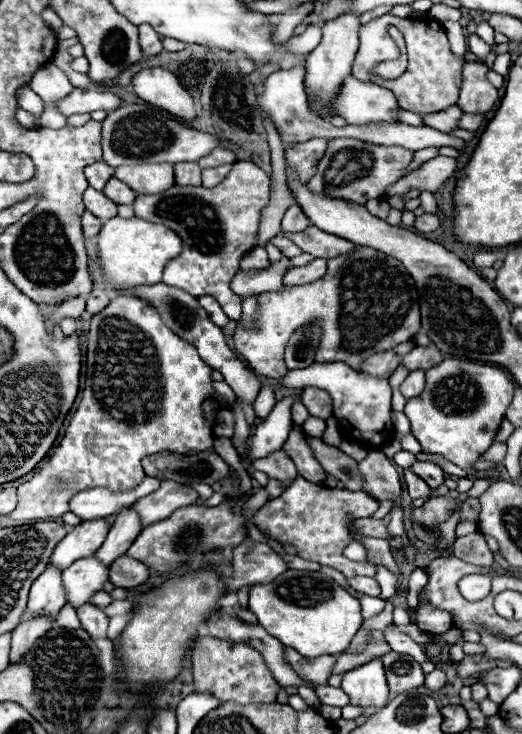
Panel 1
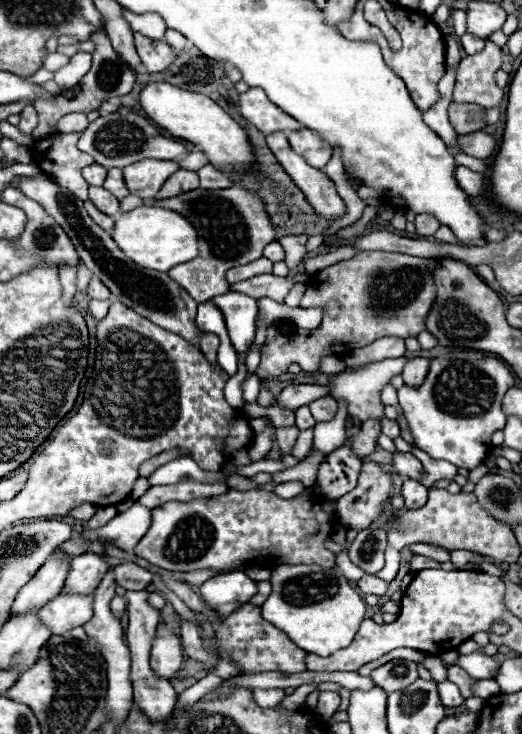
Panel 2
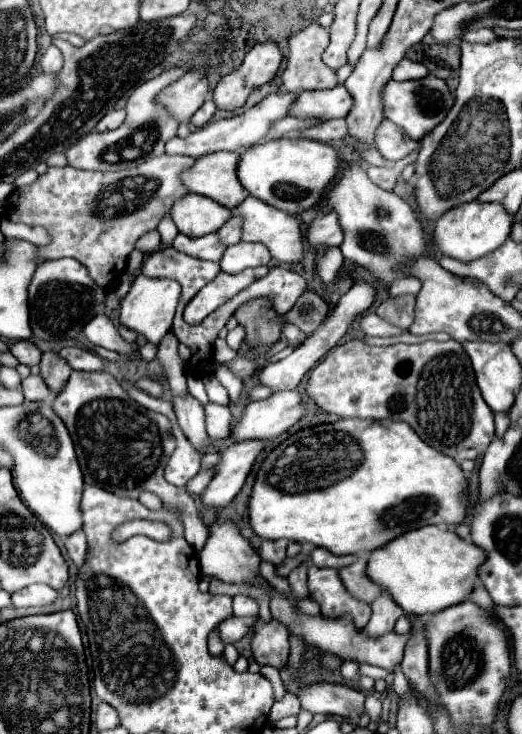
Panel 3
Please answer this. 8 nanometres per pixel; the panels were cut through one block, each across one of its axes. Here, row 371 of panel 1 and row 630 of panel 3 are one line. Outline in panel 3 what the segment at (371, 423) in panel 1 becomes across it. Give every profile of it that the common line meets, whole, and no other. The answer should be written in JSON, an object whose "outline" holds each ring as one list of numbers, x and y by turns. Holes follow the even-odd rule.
{"outline":[[270,586,270,594,272,594,272,602,270,602,270,610,272,610,272,618,284,622,284,626,292,632,292,634,300,634,308,644,320,648,322,652,328,654,336,654,342,660,354,660,354,662,368,662,374,666,380,666,388,672,392,672,396,666,400,666,402,658,404,658,404,648,410,640,410,632,408,634,386,634,384,638,364,638,362,632,356,630,356,626,352,626,352,618,324,618,324,616,316,616,316,618,308,618,304,614,298,614,292,604,288,600,284,600,284,596,276,594,276,590]]}

